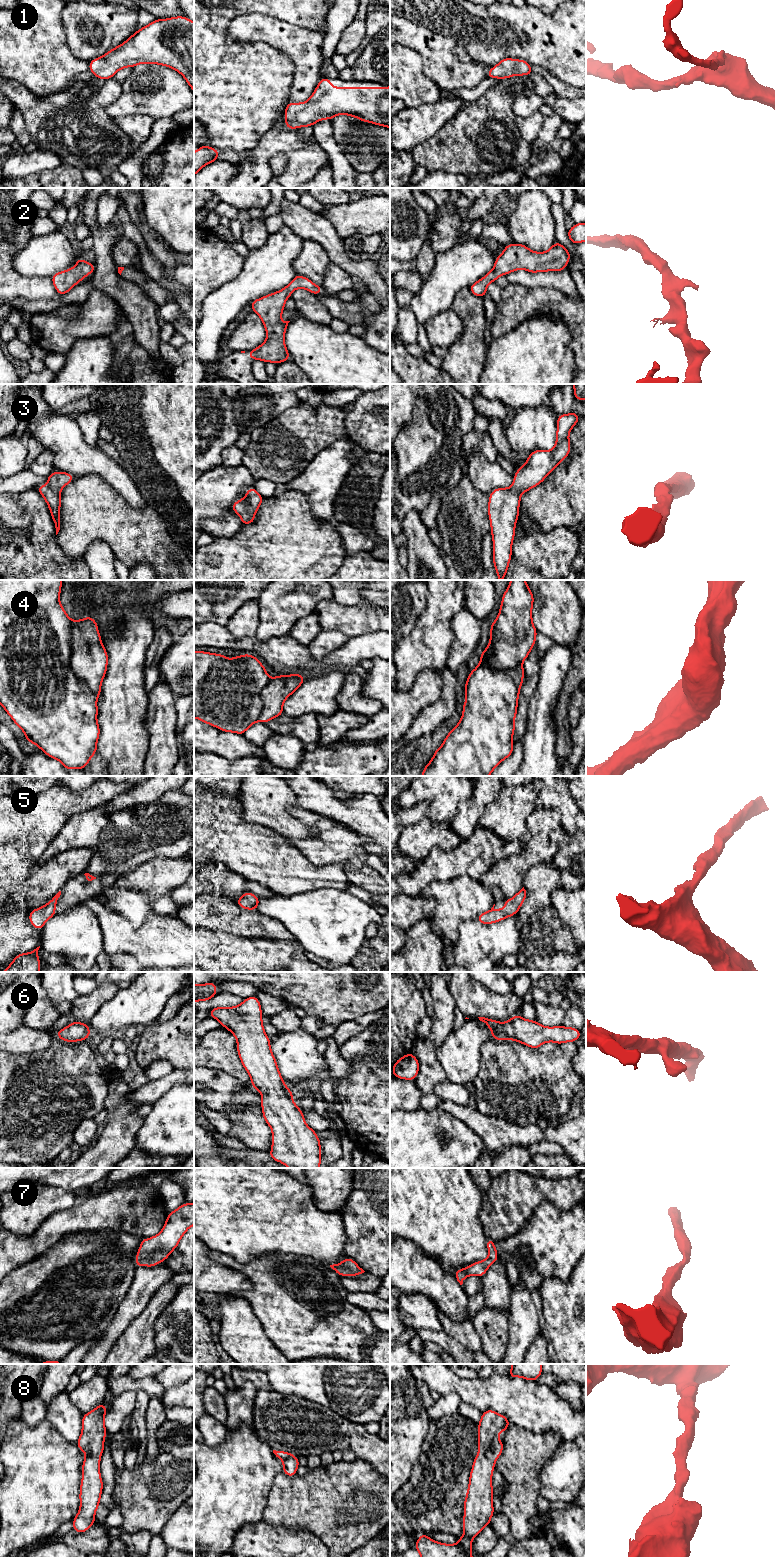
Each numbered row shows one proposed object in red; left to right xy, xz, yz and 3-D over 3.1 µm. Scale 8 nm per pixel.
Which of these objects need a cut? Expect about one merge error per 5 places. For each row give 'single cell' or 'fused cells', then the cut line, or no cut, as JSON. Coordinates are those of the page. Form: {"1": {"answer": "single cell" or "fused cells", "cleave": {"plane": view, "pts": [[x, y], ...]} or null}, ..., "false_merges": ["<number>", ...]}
{"1": {"answer": "single cell", "cleave": null}, "2": {"answer": "single cell", "cleave": null}, "3": {"answer": "single cell", "cleave": null}, "4": {"answer": "single cell", "cleave": null}, "5": {"answer": "single cell", "cleave": null}, "6": {"answer": "single cell", "cleave": null}, "7": {"answer": "single cell", "cleave": null}, "8": {"answer": "single cell", "cleave": null}, "false_merges": []}

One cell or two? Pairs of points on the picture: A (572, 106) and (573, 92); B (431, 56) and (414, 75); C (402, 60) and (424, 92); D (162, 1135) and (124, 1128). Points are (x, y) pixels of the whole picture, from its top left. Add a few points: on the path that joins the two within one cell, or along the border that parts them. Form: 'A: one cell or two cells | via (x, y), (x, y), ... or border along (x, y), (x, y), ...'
A: two cells | border along (557, 96), (575, 98)
B: two cells | border along (408, 47), (420, 56), (422, 71), (436, 85)
C: one cell | via (402, 68), (416, 84)
D: two cells | border along (144, 1117), (136, 1134), (133, 1147)

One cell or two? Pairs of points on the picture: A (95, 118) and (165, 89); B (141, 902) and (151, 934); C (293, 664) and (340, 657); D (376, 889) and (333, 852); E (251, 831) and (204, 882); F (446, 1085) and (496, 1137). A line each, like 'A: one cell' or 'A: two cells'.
A: two cells
B: two cells
C: one cell
D: one cell
E: two cells
F: two cells

